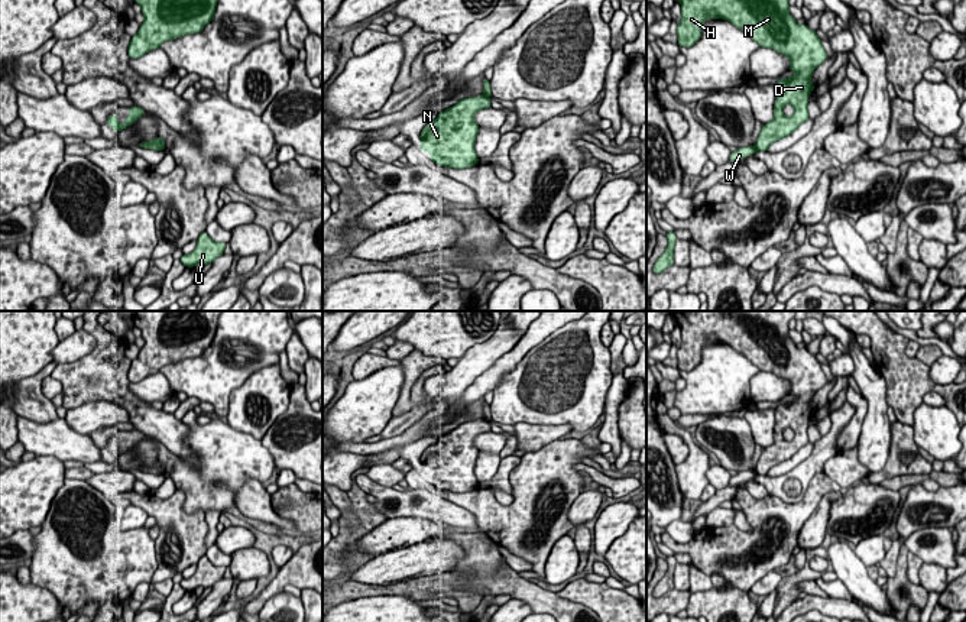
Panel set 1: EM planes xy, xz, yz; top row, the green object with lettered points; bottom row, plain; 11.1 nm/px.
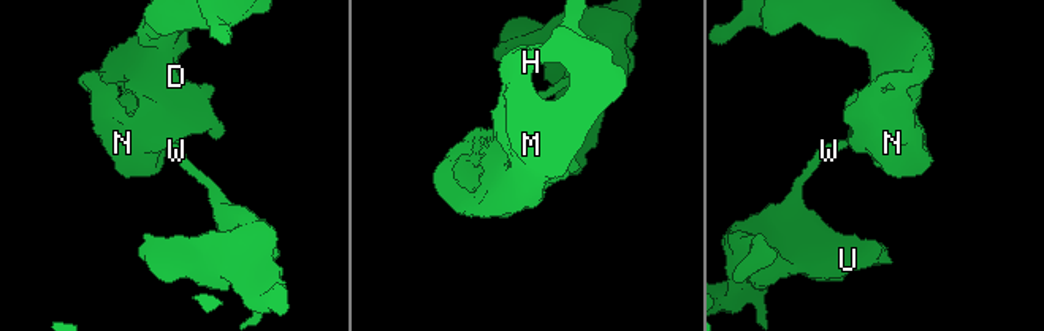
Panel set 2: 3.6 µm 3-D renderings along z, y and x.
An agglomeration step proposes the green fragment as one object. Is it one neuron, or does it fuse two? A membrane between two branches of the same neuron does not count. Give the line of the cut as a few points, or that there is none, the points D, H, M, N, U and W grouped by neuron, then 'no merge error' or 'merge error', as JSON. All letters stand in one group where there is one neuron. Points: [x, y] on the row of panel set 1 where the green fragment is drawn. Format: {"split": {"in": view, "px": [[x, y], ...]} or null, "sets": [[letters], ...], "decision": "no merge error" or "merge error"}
{"split": {"in": "yz", "px": [[755, 146], [757, 149]]}, "sets": [["D", "H", "M", "N"], ["U", "W"]], "decision": "merge error"}

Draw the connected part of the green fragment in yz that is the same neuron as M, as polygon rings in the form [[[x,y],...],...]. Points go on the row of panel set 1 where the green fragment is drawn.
[[[677,0],[681,4],[681,22],[677,27],[678,46],[690,48],[701,38],[701,27],[707,19],[723,19],[743,30],[761,48],[771,48],[790,58],[790,69],[795,75],[781,78],[777,85],[777,101],[774,103],[774,119],[764,124],[758,139],[756,150],[766,152],[768,148],[792,135],[808,117],[808,95],[816,85],[811,84],[814,69],[827,59],[820,38],[807,25],[798,25],[790,14],[788,0]]]

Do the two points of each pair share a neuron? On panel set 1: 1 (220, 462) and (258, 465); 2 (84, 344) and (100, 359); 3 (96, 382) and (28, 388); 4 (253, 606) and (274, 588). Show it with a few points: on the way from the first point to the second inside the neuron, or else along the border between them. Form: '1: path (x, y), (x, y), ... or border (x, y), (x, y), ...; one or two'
1: path (229, 462), (249, 462); one
2: border (97, 344), (75, 360), (60, 365); two
3: border (57, 363), (49, 373); two
4: path (258, 603), (269, 592); one

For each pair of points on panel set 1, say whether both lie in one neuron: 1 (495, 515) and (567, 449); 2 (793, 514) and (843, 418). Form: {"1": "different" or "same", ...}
{"1": "same", "2": "different"}

